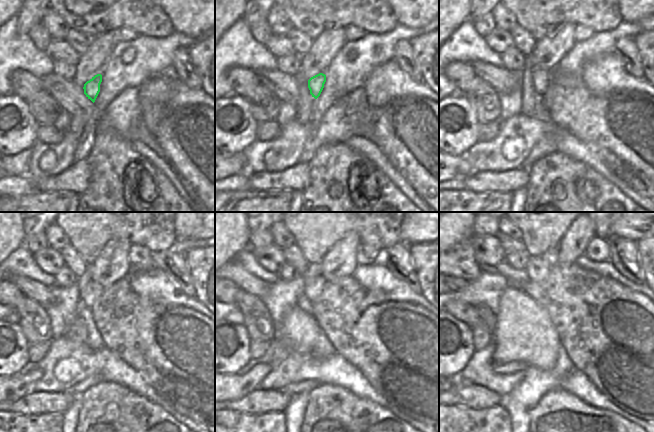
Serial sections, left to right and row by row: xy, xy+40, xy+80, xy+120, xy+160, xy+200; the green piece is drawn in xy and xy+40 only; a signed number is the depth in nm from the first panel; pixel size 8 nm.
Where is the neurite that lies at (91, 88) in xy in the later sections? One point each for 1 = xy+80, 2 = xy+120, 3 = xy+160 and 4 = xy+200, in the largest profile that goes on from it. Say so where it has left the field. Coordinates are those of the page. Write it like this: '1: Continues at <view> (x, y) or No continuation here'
1: Continues at xy+80 (540, 79)
2: Continues at xy+120 (90, 292)
3: Continues at xy+160 (314, 282)
4: Continues at xy+200 (538, 268).

